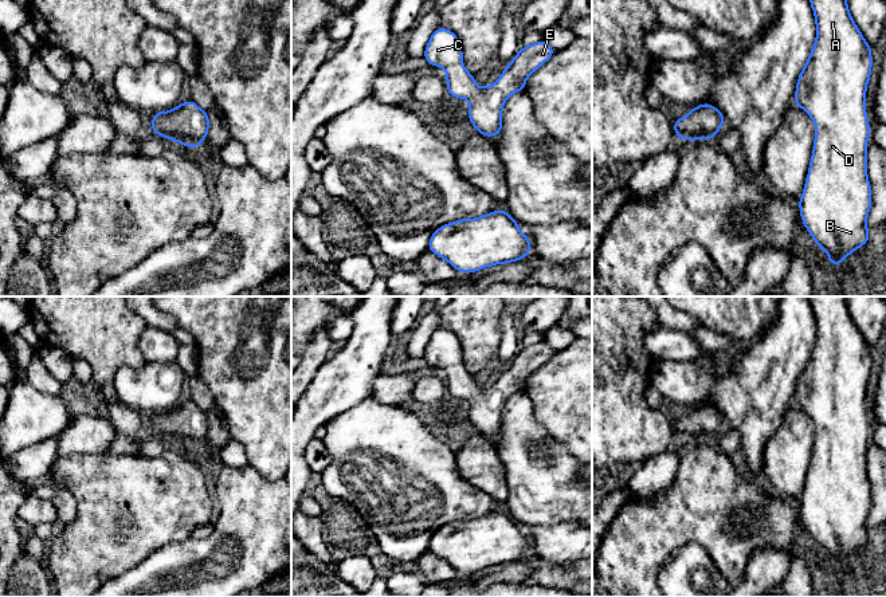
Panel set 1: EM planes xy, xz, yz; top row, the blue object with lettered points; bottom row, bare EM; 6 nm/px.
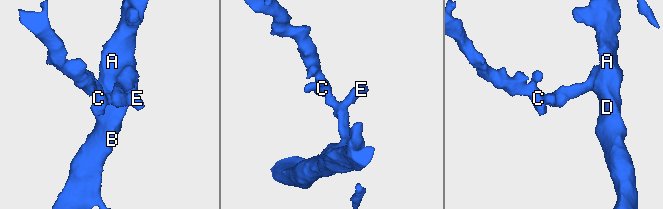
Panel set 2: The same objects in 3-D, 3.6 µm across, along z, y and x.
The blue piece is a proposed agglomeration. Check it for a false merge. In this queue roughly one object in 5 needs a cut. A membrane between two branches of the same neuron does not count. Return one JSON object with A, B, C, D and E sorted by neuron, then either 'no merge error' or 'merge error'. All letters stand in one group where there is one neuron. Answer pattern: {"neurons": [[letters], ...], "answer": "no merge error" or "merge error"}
{"neurons": [["A", "B", "C", "D", "E"]], "answer": "no merge error"}

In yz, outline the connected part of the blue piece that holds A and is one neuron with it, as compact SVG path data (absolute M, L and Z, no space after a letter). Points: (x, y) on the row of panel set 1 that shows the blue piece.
M809 0L818 35L812 51L799 75L793 103L815 122L815 141L804 191L799 200L804 227L815 243L828 254L827 263L839 266L850 254L869 241L866 227L871 207L867 176L867 138L871 129L866 114L866 90L871 76L871 47L850 15L847 0Z

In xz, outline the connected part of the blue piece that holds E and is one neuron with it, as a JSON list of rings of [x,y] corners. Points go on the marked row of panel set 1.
[[[439,27],[430,36],[423,56],[431,66],[446,71],[447,94],[467,99],[471,125],[479,134],[491,137],[502,131],[502,109],[507,98],[524,91],[526,79],[548,62],[553,52],[553,47],[545,40],[522,47],[489,87],[479,87],[474,75],[464,68],[460,42],[447,28]]]

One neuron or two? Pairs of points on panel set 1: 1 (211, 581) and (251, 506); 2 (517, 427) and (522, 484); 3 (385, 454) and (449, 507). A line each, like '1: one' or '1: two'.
1: one
2: one
3: one

